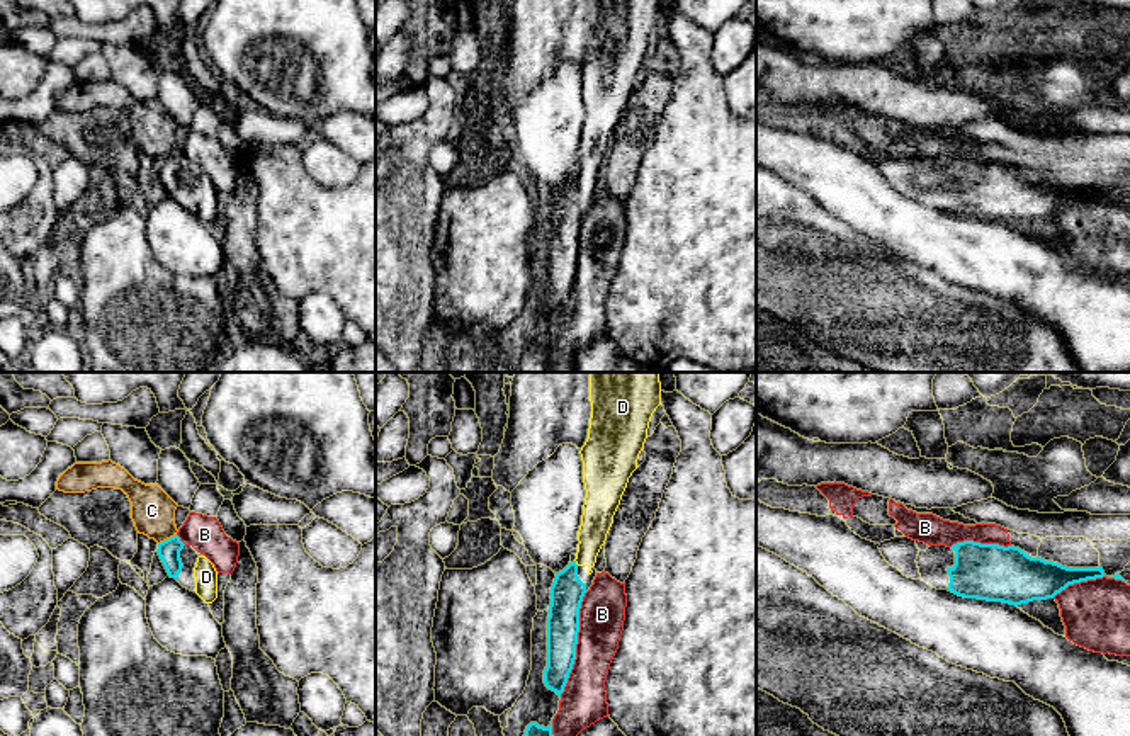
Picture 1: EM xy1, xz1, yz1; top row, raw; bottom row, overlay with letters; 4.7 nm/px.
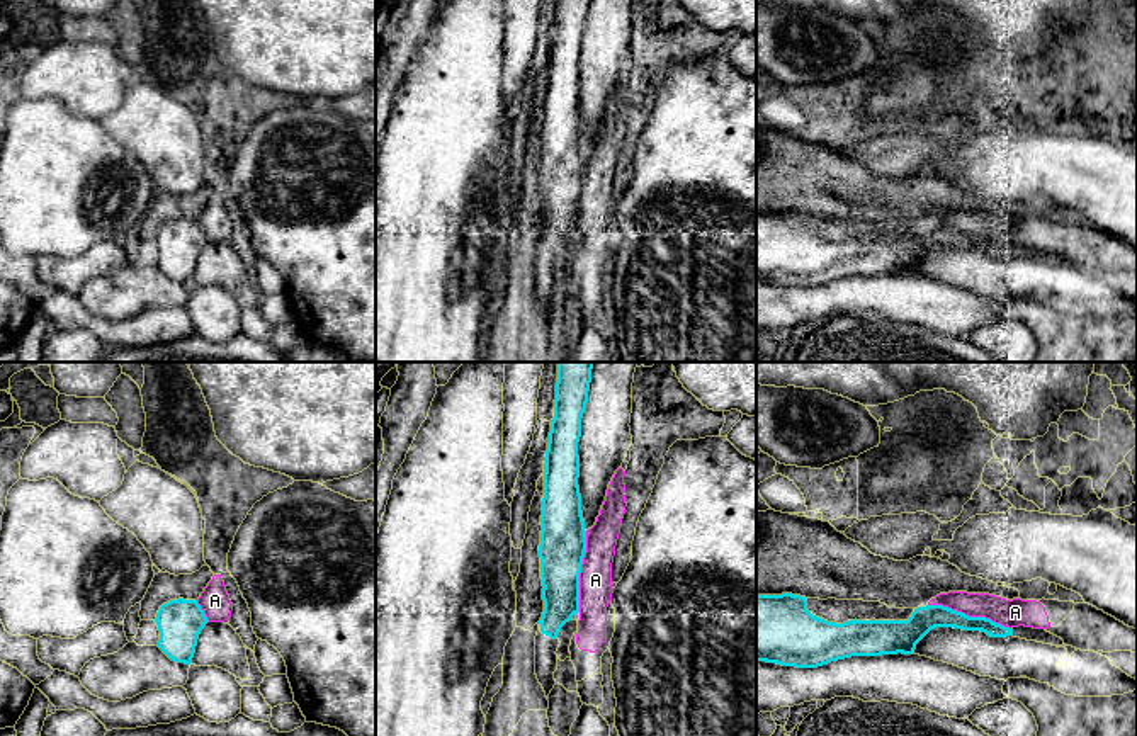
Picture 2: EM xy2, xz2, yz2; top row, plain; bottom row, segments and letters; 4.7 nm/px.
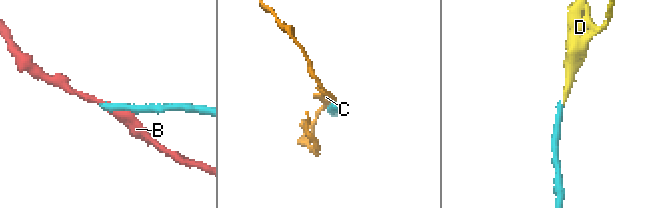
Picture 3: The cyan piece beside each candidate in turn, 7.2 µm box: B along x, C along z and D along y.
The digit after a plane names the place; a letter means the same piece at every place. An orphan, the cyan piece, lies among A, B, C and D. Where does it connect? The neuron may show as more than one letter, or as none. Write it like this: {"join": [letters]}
{"join": ["D"]}

